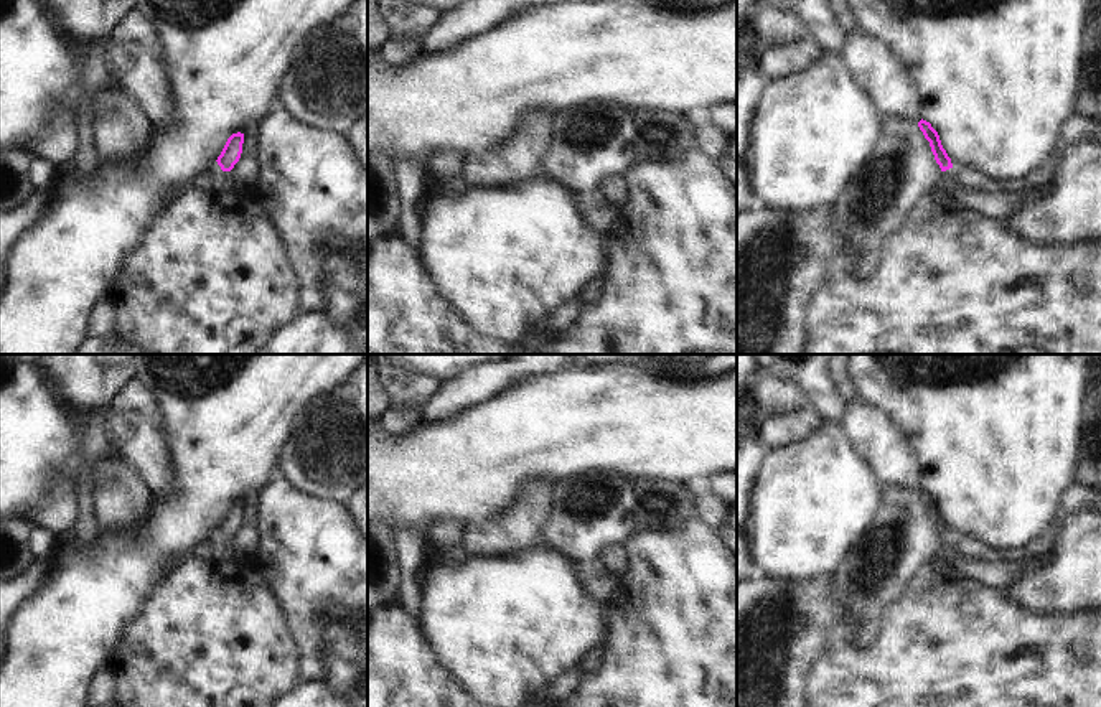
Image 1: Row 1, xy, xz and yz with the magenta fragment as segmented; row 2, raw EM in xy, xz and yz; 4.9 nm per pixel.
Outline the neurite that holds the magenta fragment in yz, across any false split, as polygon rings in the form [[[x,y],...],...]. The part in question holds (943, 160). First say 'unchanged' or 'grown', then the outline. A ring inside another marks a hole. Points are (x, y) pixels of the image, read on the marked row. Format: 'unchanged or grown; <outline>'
grown; [[[855,31],[847,35],[842,59],[855,84],[869,96],[883,119],[895,117],[918,124],[943,171],[936,190],[946,198],[984,218],[1004,221],[1042,190],[991,194],[964,186],[938,132],[921,117],[921,104],[913,81],[885,43]]]

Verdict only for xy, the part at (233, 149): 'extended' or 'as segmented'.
extended

